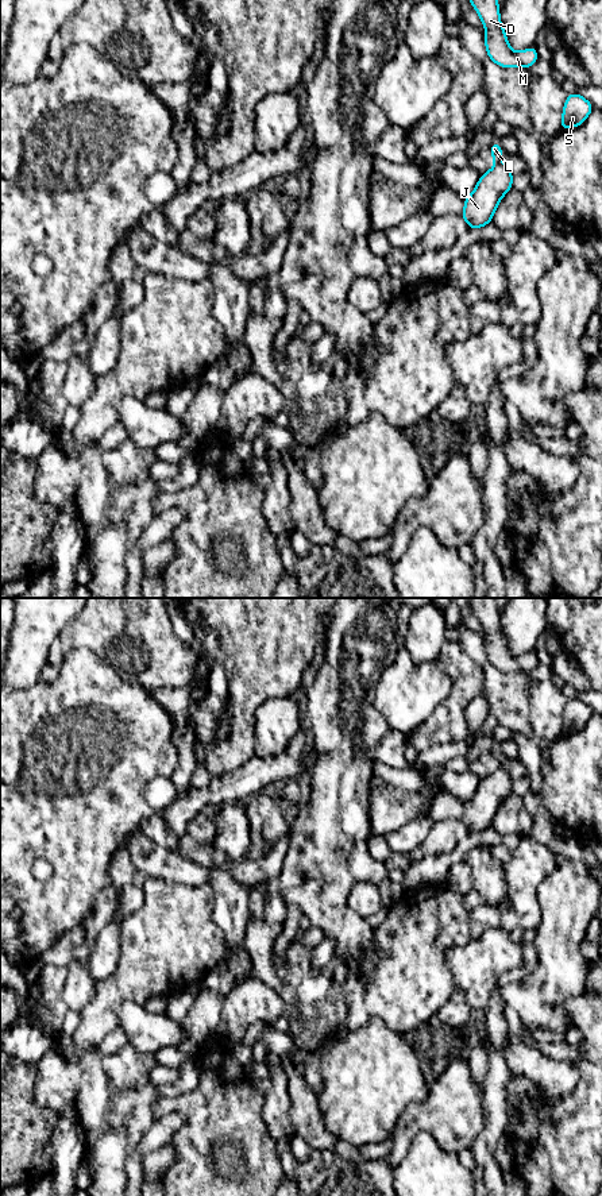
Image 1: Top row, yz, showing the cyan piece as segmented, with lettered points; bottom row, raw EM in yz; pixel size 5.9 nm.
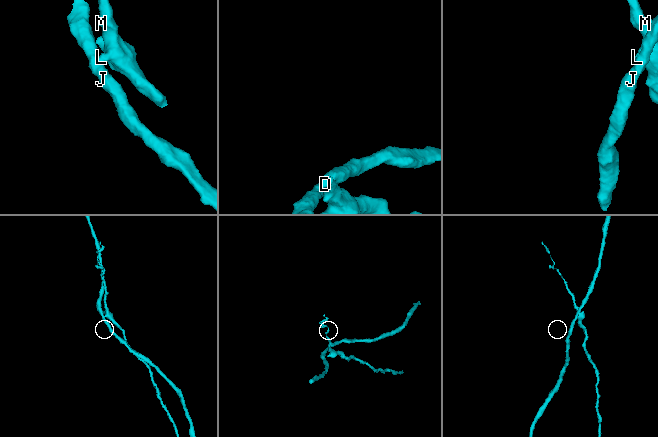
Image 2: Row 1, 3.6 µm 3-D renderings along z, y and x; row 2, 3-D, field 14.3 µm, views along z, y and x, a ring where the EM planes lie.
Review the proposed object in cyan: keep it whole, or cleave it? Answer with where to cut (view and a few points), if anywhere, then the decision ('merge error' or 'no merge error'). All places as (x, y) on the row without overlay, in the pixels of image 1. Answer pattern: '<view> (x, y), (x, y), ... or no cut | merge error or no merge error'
yz (501, 764), (496, 768) | merge error

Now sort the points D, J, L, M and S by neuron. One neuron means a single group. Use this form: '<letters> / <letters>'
D L M S / J

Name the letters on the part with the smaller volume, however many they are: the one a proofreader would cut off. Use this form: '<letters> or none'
D, L, M, S

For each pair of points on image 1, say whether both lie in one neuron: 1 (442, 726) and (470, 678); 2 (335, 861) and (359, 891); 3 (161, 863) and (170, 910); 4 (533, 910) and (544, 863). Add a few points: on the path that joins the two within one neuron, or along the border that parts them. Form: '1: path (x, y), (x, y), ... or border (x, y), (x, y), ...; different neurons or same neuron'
1: path (450, 714), (463, 690); same neuron
2: border (355, 882), (348, 896), (348, 906), (361, 915); different neurons
3: border (147, 876), (161, 876), (195, 887); different neurons
4: path (529, 898), (529, 878), (532, 875); same neuron

